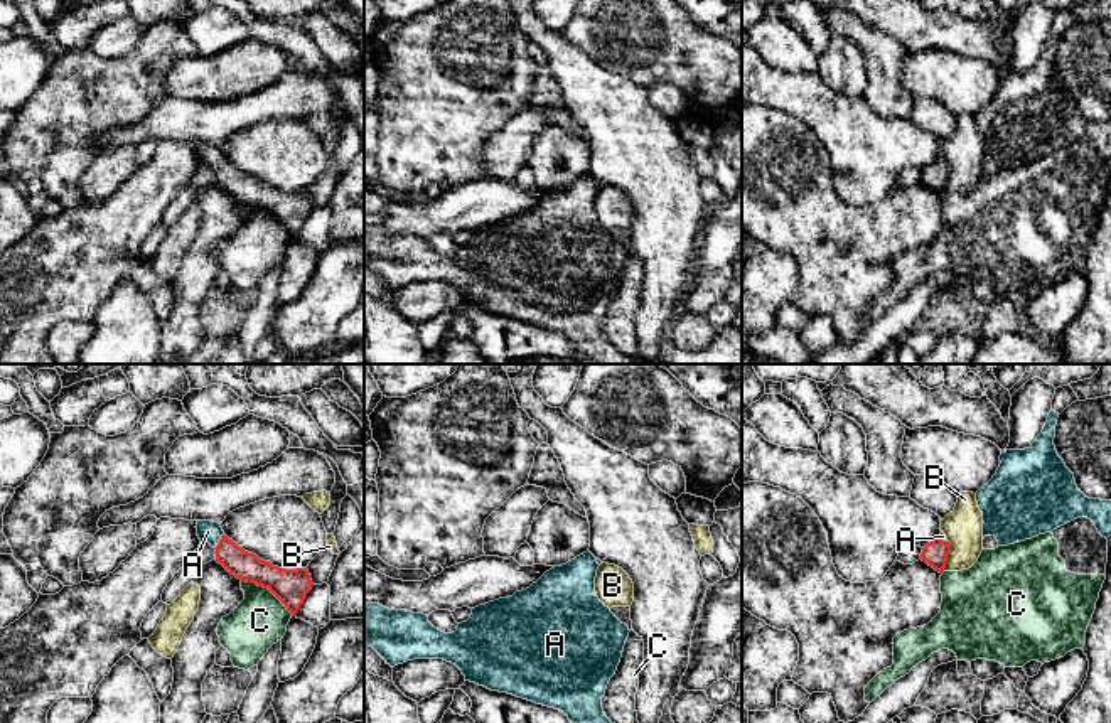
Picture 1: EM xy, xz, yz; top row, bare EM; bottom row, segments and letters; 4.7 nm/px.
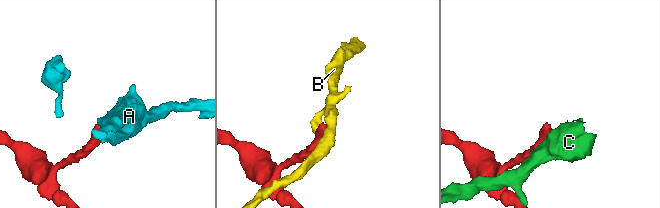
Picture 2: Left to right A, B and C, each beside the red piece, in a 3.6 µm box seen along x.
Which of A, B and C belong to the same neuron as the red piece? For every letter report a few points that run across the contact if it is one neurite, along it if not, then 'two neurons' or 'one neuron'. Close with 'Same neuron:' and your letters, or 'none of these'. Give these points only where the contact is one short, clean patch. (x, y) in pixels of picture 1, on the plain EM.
A: line xy (246, 189), (220, 164), (208, 154); one neuron
B: two neurons
C: two neurons
Same neuron: A

